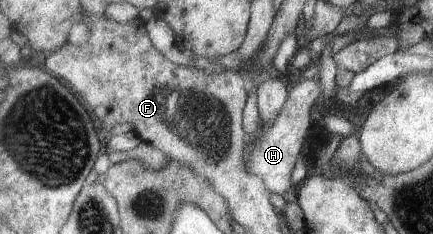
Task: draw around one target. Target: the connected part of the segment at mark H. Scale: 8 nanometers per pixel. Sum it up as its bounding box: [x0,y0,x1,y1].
[246,75,322,197]

